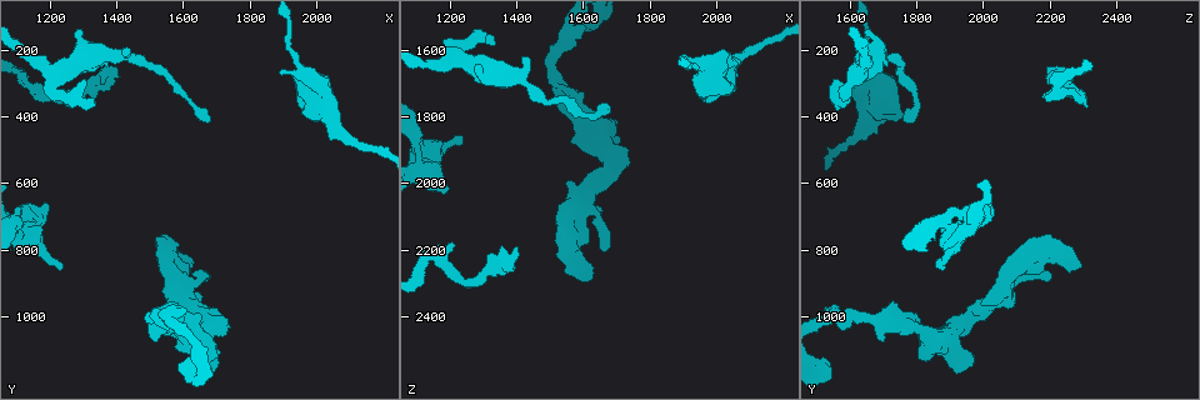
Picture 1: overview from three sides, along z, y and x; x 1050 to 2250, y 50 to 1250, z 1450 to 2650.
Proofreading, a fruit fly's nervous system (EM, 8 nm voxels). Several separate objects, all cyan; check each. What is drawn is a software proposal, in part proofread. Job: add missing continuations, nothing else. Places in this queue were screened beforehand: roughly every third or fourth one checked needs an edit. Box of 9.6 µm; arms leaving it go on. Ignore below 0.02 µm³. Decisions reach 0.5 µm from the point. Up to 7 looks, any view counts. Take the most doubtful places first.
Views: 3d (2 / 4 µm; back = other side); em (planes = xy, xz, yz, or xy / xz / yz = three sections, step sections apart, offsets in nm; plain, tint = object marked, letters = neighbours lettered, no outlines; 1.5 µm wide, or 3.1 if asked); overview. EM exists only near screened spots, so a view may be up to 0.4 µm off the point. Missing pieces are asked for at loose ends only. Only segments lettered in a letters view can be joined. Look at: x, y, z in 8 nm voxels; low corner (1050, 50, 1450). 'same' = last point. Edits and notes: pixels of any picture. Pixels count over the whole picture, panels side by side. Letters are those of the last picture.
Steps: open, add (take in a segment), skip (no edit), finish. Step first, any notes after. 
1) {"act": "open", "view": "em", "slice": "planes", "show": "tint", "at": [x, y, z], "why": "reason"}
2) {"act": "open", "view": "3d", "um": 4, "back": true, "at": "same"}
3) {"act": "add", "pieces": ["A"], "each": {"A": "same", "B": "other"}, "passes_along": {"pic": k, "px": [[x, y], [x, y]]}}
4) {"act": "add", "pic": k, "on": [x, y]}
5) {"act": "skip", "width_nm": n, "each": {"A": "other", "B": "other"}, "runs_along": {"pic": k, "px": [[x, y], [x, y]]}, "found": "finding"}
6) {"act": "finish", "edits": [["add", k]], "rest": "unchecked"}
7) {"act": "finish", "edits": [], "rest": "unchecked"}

{"act": "open", "view": "3d", "um": 4, "at": [1200, 660, 2010], "why": "free end"}

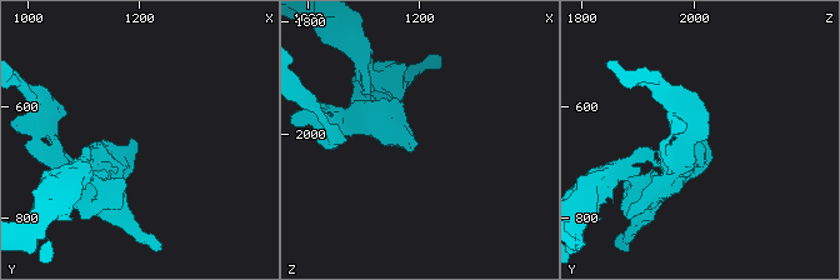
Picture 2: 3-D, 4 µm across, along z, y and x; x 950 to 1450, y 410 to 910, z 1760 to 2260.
{"act": "open", "view": "em", "slice": "xy", "step": 8, "show": "letters", "at": [1195, 660, 2020], "why": "now the EM"}

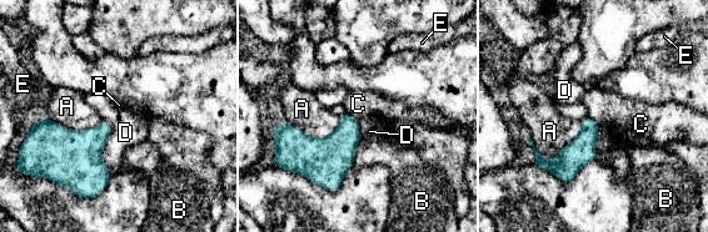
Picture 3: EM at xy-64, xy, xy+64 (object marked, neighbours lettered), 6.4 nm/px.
{"act": "skip", "each": {"A": "other", "B": "other", "C": "other", "D": "other", "E": "other"}, "border": {"pic": 3, "px": [[344, 111], [357, 120]]}, "found": "none of them fits"}

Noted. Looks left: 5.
{"act": "open", "view": "em", "slice": "xz", "step": 4, "show": "tint", "at": [1700, 1110, 1810], "why": "thick end"}

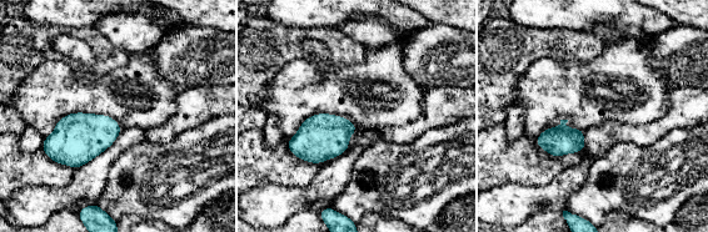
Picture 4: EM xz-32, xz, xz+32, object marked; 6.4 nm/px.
{"act": "open", "view": "em", "slice": "xz", "step": 4, "show": "letters", "at": "same"}

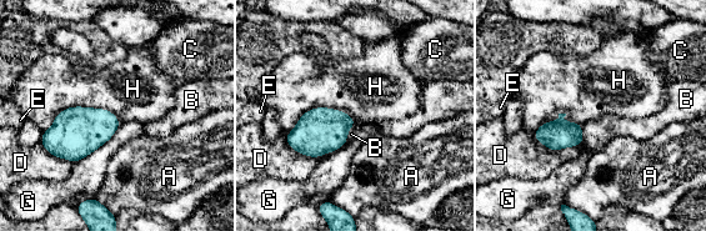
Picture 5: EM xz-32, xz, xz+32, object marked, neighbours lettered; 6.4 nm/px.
{"act": "skip", "each": {"A": "other", "B": "other", "C": "other", "D": "other", "E": "other", "G": "other", "H": "other"}, "border": {"pic": 5, "px": [[121, 121], [68, 106], [44, 131]]}, "found": "no lettered segment goes on from it"}

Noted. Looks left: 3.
{"act": "open", "view": "3d", "um": 4, "at": [1900, 260, 1610], "why": "branch stops here"}

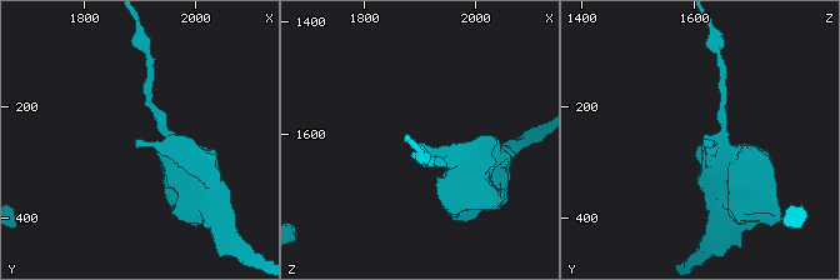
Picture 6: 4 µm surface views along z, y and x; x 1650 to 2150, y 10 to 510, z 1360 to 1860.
{"act": "open", "view": "em", "slice": "planes", "show": "letters", "at": [1895, 260, 1625], "why": "need the tissue"}

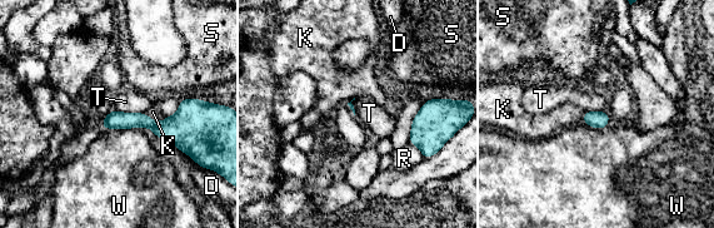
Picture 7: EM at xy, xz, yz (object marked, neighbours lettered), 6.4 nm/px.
{"act": "skip", "each": {"D": "other", "K": "other", "R": "other", "S": "other", "T": "other", "W": "other"}, "runs_along": {"pic": 7, "px": [[183, 105], [168, 127], [104, 124]]}, "found": "no lettered segment goes on from it"}

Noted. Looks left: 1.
{"act": "finish", "edits": [], "rest": "unchecked"}

